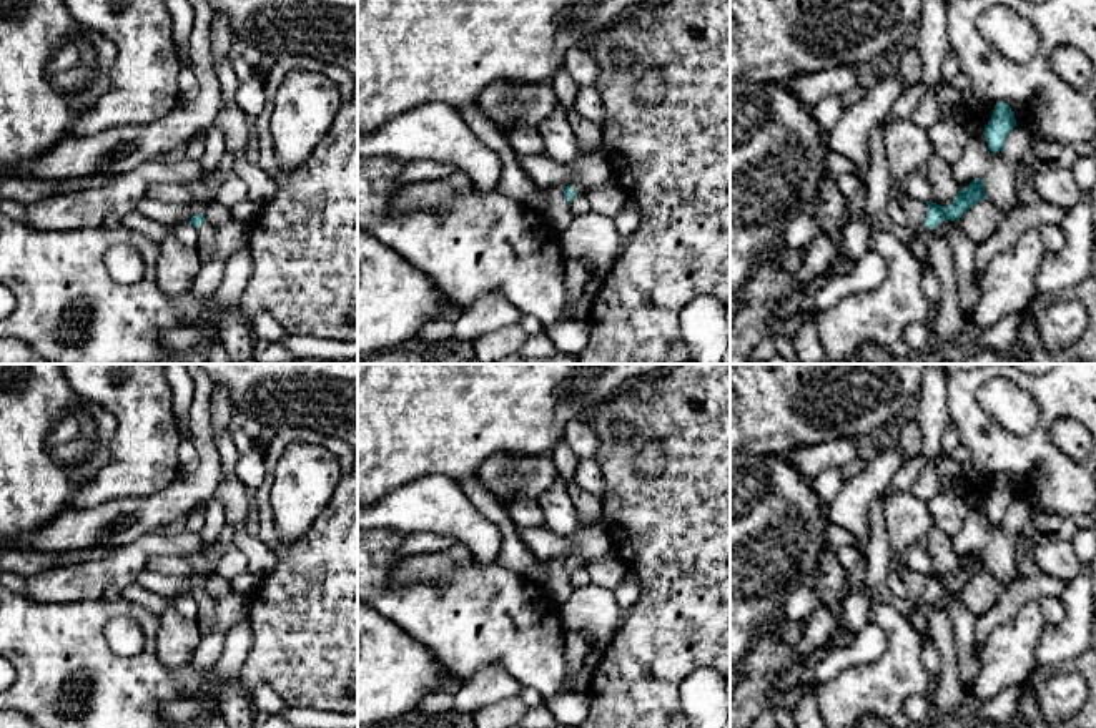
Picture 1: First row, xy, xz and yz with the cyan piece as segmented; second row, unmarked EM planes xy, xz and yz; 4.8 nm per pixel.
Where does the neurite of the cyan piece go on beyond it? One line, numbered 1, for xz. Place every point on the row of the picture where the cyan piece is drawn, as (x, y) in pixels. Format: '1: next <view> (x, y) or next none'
1: next xz (577, 186)

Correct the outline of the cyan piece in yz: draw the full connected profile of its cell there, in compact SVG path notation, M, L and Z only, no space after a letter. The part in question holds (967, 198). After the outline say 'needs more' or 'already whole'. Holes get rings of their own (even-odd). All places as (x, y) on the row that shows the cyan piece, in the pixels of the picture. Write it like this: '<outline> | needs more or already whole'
M975 178L965 189L958 191L950 206L940 206L928 201L925 223L915 229L915 236L906 243L906 248L920 264L930 259L930 241L933 229L945 219L958 221L978 201L986 199L985 183Z | needs more

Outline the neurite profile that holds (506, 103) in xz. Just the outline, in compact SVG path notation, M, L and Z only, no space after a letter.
M511 80L494 81L477 98L477 105L499 131L512 126L537 130L557 103L550 83L521 83Z

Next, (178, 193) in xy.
M153 183L146 189L146 196L161 203L185 204L193 201L193 193L181 183Z

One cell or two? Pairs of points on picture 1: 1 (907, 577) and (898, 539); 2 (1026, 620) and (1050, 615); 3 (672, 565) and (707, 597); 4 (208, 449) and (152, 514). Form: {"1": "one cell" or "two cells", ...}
{"1": "one cell", "2": "two cells", "3": "one cell", "4": "one cell"}

